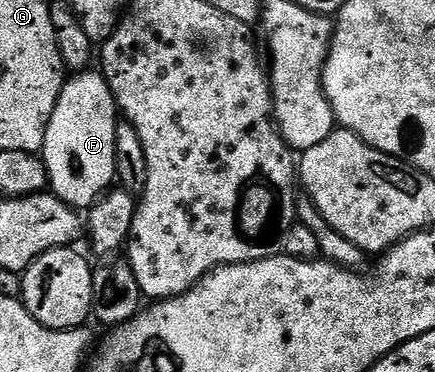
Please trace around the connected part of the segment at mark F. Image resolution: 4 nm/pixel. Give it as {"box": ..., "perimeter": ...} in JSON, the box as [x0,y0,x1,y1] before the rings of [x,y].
{"box":[40,71,120,211],"perimeter":[[[80,71],[71,77],[74,78],[63,84],[56,111],[52,111],[52,119],[48,119],[40,156],[48,171],[49,192],[75,211],[89,211],[110,192],[118,175],[116,127],[120,114],[101,72]]]}

